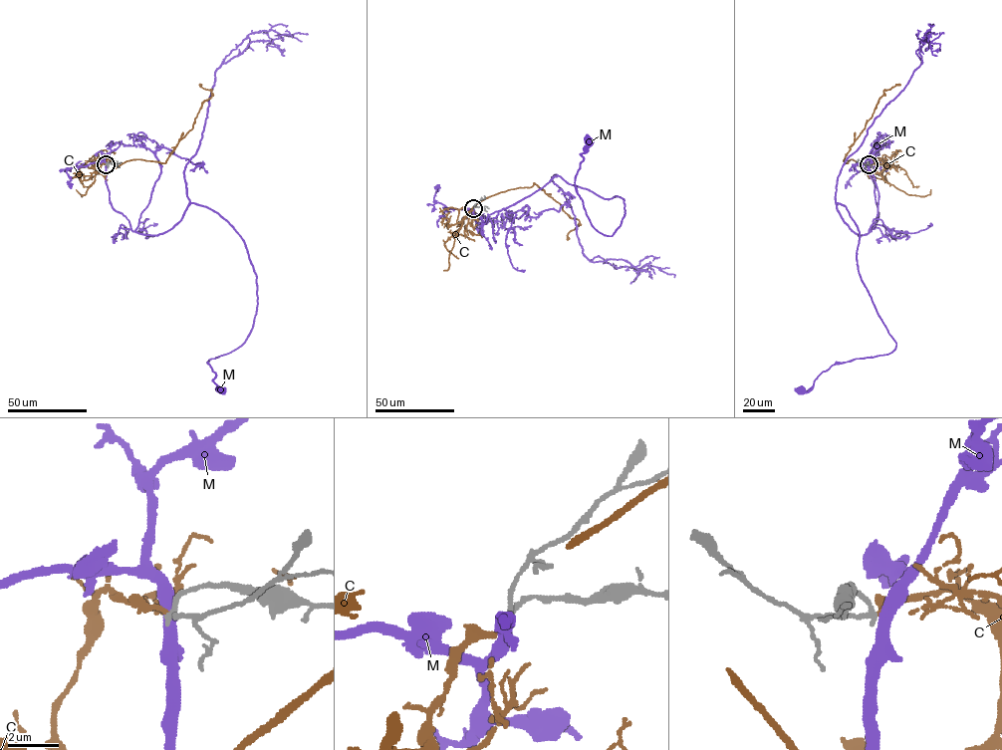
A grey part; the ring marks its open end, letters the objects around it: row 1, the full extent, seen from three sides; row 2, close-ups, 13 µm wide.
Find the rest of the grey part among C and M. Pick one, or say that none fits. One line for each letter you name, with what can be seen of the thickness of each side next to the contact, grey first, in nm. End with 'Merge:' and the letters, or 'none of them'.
C: Thickness 190 nm (grey) against 120 nm
Merge: C

